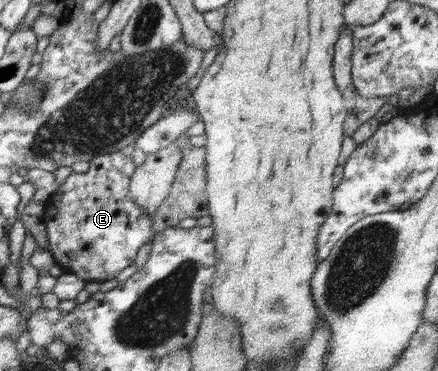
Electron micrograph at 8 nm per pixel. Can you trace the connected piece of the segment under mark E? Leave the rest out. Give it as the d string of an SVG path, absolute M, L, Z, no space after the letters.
M121 149L95 156L89 161L87 171L83 173L72 171L58 190L49 196L44 203L45 209L41 219L45 224L48 240L45 251L54 257L55 264L64 272L75 274L82 280L104 282L115 278L124 268L134 264L139 248L153 240L156 232L151 221L152 214L143 212L129 196L129 178L137 168L132 155L130 157L124 155Z

